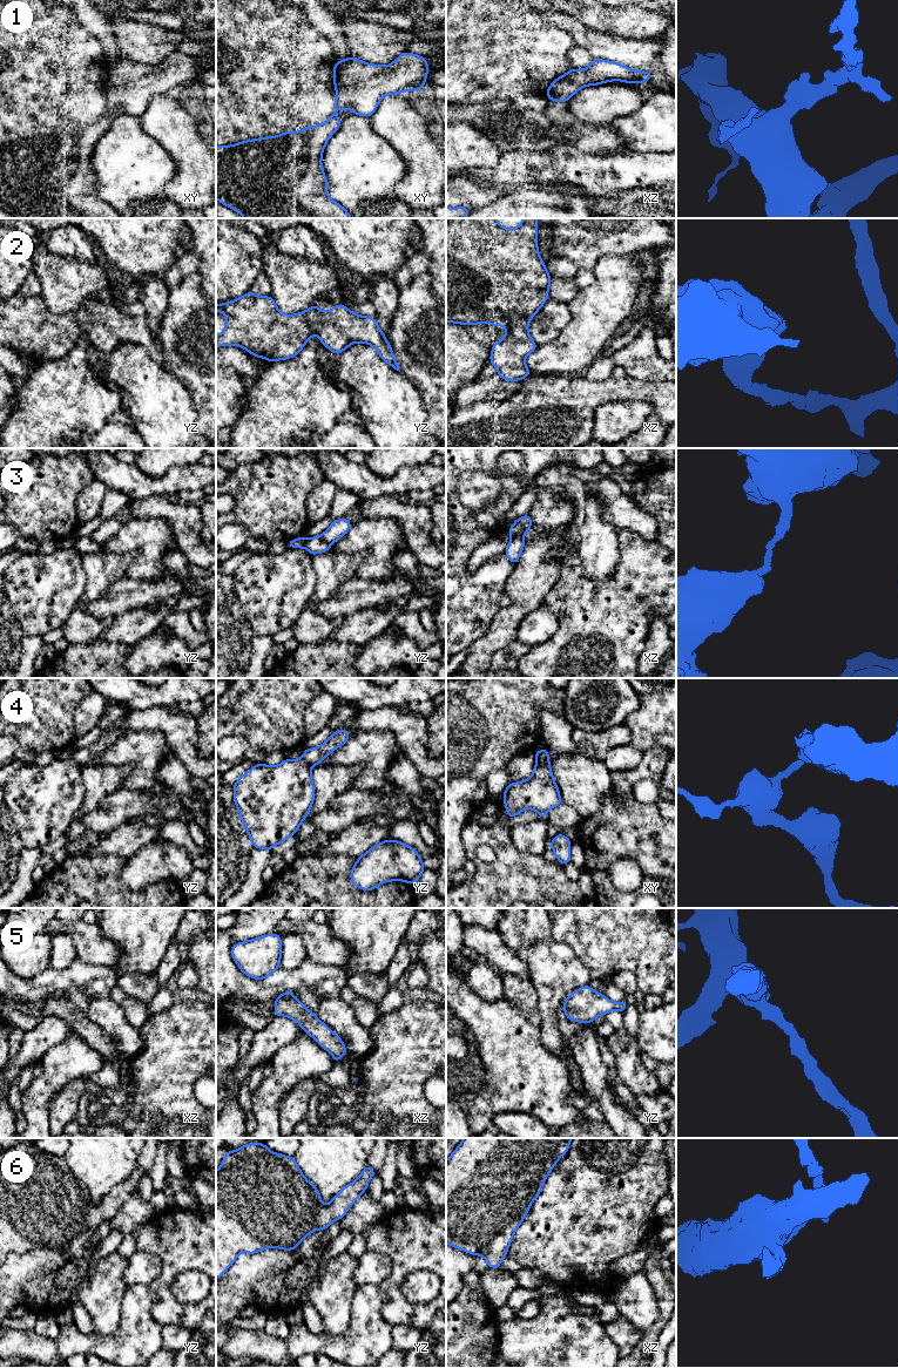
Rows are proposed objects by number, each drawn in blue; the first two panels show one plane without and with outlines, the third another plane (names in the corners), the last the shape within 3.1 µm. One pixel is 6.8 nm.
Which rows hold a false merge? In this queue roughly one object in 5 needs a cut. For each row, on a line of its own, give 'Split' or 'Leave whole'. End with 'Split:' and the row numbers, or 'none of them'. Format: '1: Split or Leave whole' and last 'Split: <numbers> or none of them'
1: Leave whole
2: Leave whole
3: Split
4: Split
5: Leave whole
6: Leave whole
Split: 3, 4

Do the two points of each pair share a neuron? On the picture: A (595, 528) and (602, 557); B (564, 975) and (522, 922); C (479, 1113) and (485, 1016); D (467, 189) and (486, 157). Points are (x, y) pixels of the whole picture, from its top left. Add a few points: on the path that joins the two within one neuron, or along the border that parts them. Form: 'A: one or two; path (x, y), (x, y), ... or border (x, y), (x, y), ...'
A: one; path (596, 535), (599, 550)
B: one; path (551, 962), (538, 949), (538, 941), (532, 935)
C: one; path (494, 1089), (494, 1041)
D: two; border (458, 174), (464, 175)

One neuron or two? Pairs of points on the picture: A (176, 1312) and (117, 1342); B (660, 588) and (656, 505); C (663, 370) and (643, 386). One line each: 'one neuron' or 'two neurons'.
A: two neurons
B: two neurons
C: two neurons

